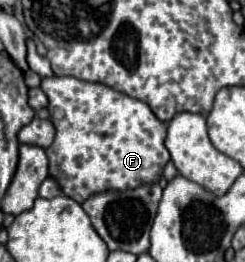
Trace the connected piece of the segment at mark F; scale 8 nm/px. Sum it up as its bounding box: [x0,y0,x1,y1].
[40,77,170,203]

